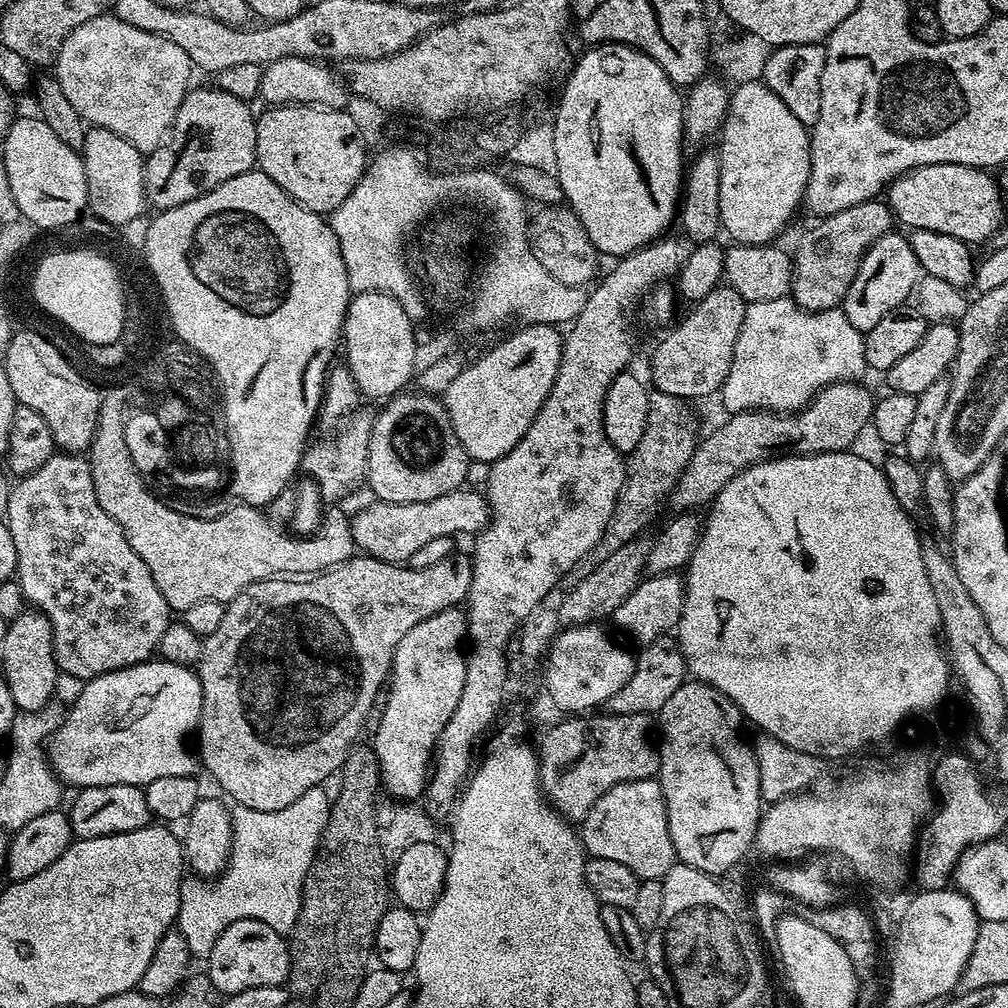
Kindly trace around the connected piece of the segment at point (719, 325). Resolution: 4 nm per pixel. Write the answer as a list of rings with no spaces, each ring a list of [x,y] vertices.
[[[727,286],[710,290],[706,298],[693,303],[692,313],[681,324],[673,323],[657,342],[652,352],[651,387],[662,394],[679,396],[685,402],[692,402],[695,396],[715,397],[726,382],[745,307],[746,301]]]

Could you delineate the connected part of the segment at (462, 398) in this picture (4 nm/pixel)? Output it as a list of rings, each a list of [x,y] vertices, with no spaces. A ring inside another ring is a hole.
[[[530,324],[517,329],[485,356],[465,366],[444,391],[444,408],[469,461],[491,462],[514,450],[538,410],[542,410],[558,374],[564,349],[561,333],[556,333],[559,331],[551,324]]]

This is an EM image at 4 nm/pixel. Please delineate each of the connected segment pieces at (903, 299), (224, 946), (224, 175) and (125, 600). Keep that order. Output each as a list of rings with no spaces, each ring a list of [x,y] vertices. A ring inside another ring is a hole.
[[[887,232],[870,246],[858,266],[854,282],[850,282],[844,295],[842,307],[846,318],[859,332],[869,332],[885,314],[890,314],[890,310],[905,307],[921,279],[922,269],[912,249],[912,241],[907,235],[899,236],[898,232]]]
[[[251,919],[234,921],[214,941],[213,949],[206,957],[206,963],[208,963],[206,975],[225,997],[237,996],[239,992],[245,992],[251,988],[278,988],[287,981],[290,970],[288,940],[278,930],[272,930],[264,922]]]
[[[215,86],[189,90],[182,98],[182,106],[178,106],[172,129],[153,152],[147,153],[144,162],[144,195],[147,203],[151,207],[153,204],[156,210],[182,206],[182,202],[190,202],[238,174],[253,171],[257,167],[256,116],[248,108],[251,108],[249,101],[234,98],[234,94],[226,94],[226,90]]]
[[[61,451],[49,458],[44,466],[38,466],[34,474],[21,476],[15,481],[12,492],[8,496],[8,511],[6,523],[10,530],[10,538],[14,538],[14,550],[16,551],[16,575],[15,579],[20,582],[20,589],[25,601],[35,606],[44,613],[44,617],[52,627],[52,645],[56,655],[56,666],[61,673],[73,675],[87,682],[103,672],[109,672],[115,668],[125,668],[135,664],[143,664],[144,661],[153,659],[154,653],[159,649],[160,638],[170,623],[170,609],[166,598],[162,598],[162,590],[150,578],[150,570],[146,570],[146,562],[134,554],[134,546],[126,542],[126,534],[122,534],[122,526],[98,506],[98,494],[94,494],[94,478],[90,474],[90,466],[83,455]]]

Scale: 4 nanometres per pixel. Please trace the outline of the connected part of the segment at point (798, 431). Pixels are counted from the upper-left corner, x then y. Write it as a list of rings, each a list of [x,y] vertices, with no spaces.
[[[840,380],[836,384],[831,384],[830,386],[826,386],[823,390],[815,396],[815,398],[806,405],[805,408],[801,408],[799,412],[795,414],[781,414],[778,412],[766,412],[763,410],[757,410],[754,412],[733,412],[731,415],[727,417],[728,421],[725,424],[720,424],[716,429],[713,430],[712,433],[709,434],[708,437],[701,439],[699,443],[696,445],[696,449],[694,450],[694,454],[690,458],[690,462],[686,466],[686,470],[682,473],[682,475],[678,478],[678,482],[672,488],[672,491],[668,493],[666,497],[666,504],[669,504],[673,509],[671,510],[673,513],[679,514],[682,512],[690,512],[693,510],[700,510],[705,507],[719,492],[722,490],[722,486],[726,486],[726,482],[730,482],[730,478],[734,478],[738,475],[742,470],[746,470],[750,466],[754,466],[755,464],[760,464],[763,460],[771,460],[773,456],[779,456],[781,454],[788,454],[795,450],[800,454],[811,454],[813,452],[842,452],[853,447],[852,444],[856,439],[860,436],[860,431],[863,428],[867,429],[869,427],[871,418],[872,418],[872,405],[874,403],[874,396],[871,396],[870,393],[867,392],[866,389],[863,388],[863,383],[853,382],[851,380]]]

